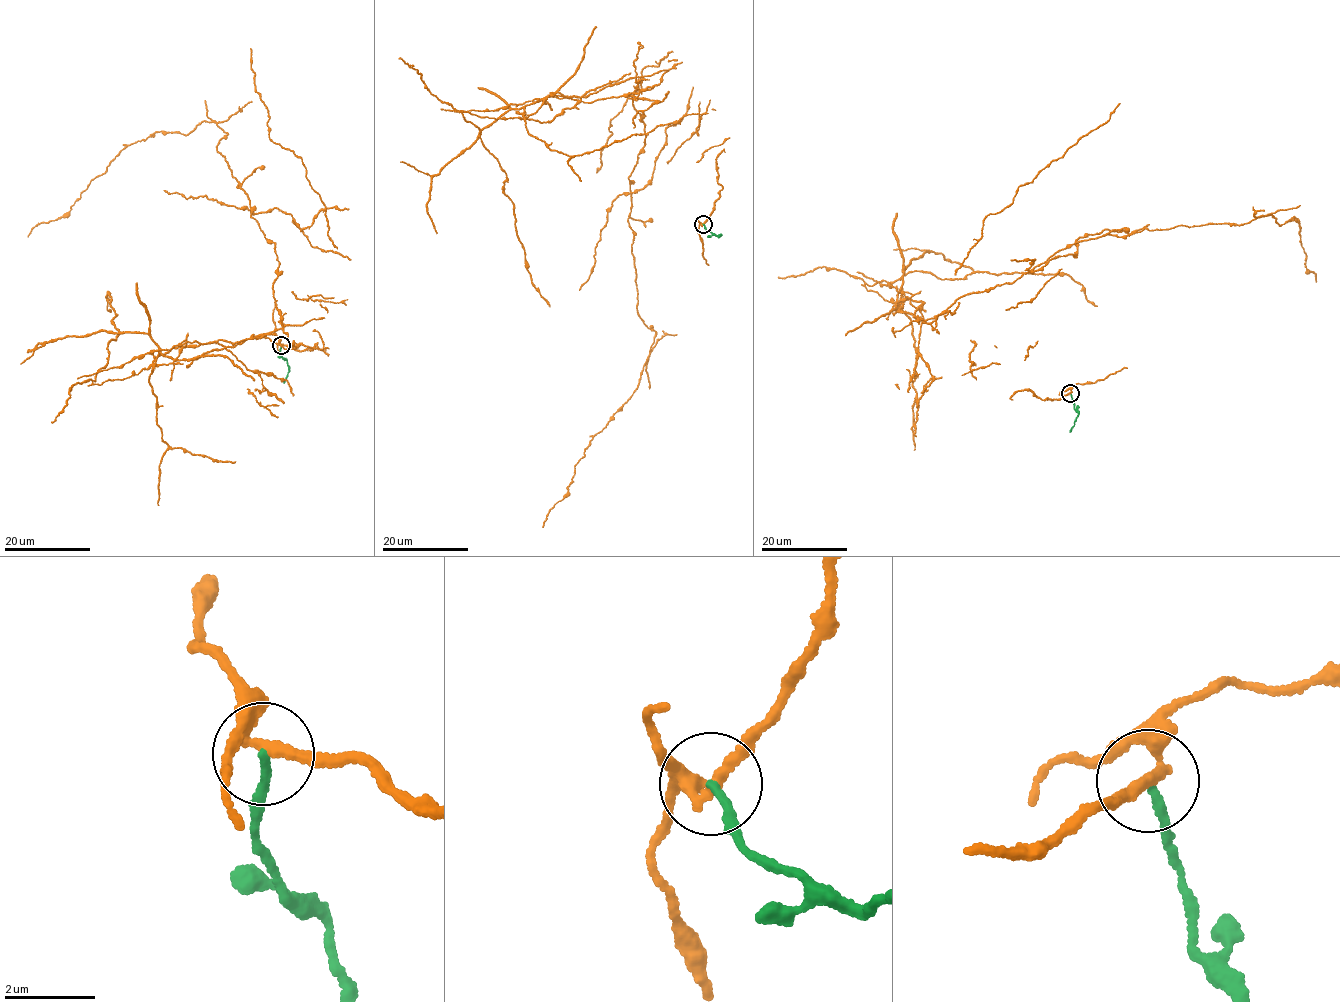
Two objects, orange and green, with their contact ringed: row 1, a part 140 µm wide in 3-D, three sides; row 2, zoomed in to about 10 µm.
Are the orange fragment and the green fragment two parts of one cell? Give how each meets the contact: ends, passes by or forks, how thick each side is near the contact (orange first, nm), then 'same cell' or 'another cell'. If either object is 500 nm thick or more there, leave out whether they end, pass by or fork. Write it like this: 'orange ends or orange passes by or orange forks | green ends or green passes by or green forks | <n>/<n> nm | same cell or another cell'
orange passes by | green ends | 240/170 nm | another cell

